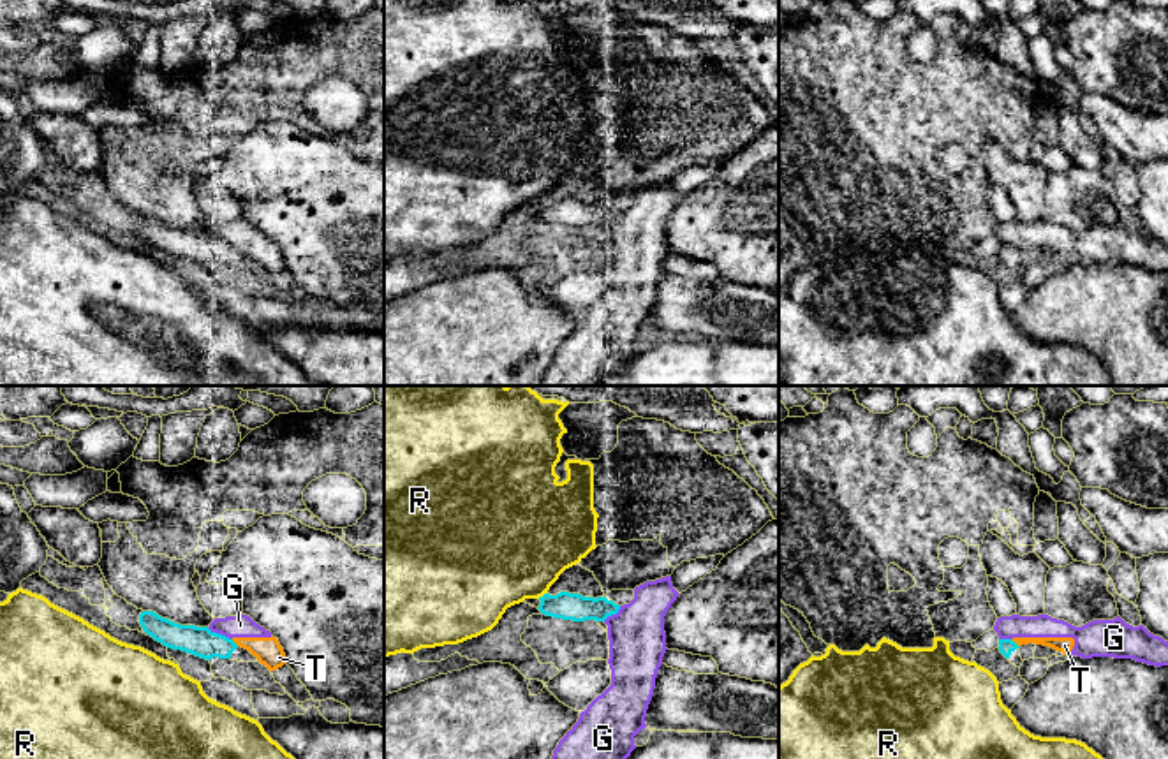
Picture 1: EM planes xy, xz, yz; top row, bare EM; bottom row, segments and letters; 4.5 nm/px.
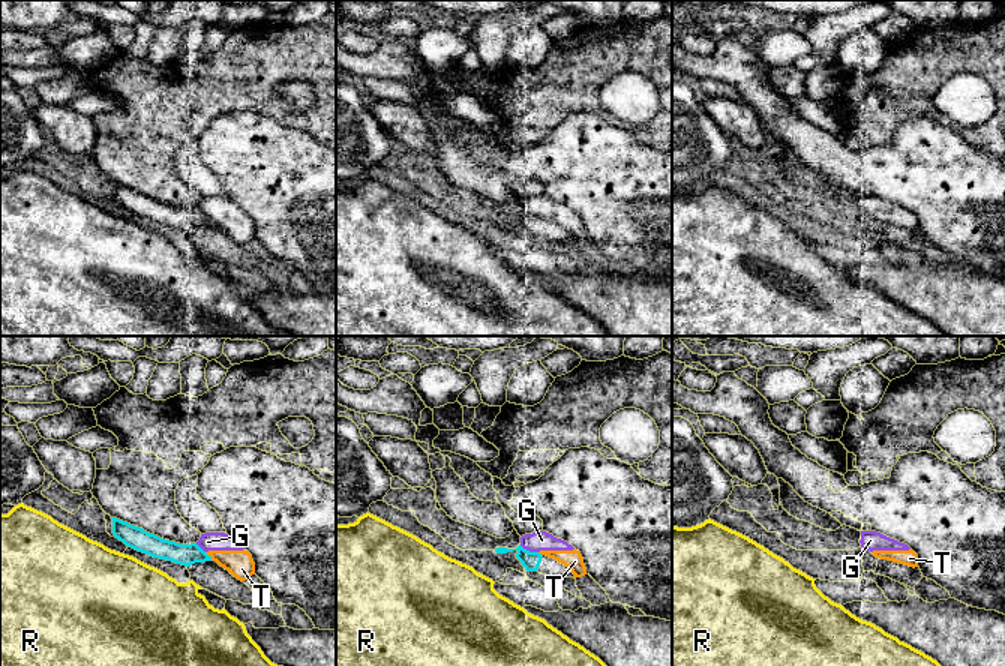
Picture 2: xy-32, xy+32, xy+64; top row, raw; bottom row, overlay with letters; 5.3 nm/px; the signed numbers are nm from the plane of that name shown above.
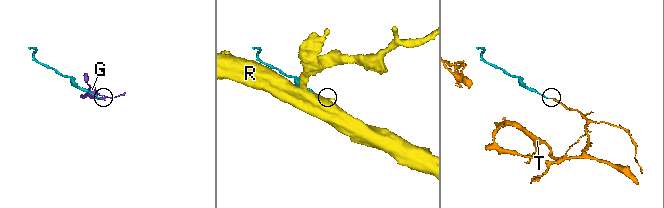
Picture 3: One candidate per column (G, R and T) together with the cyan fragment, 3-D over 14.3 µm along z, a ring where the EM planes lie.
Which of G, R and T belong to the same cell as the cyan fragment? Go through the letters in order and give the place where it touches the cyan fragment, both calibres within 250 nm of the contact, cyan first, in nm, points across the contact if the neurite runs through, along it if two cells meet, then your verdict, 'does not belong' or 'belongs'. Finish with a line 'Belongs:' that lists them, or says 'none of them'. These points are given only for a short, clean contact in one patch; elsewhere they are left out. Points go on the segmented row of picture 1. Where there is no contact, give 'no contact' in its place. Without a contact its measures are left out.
G: meets cyan in xy at (219, 634); 140 nm thick on the cyan side, 110 nm on the other; does not belong
R: meets cyan in xz at (543, 596); 130 nm thick on the cyan side, 460 nm on the other; does not belong
T: meets cyan in yz at (1015, 643); 70 nm thick on the cyan side, 70 nm on the other; does not belong
Belongs: none of them

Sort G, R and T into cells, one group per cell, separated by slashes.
G T / R

